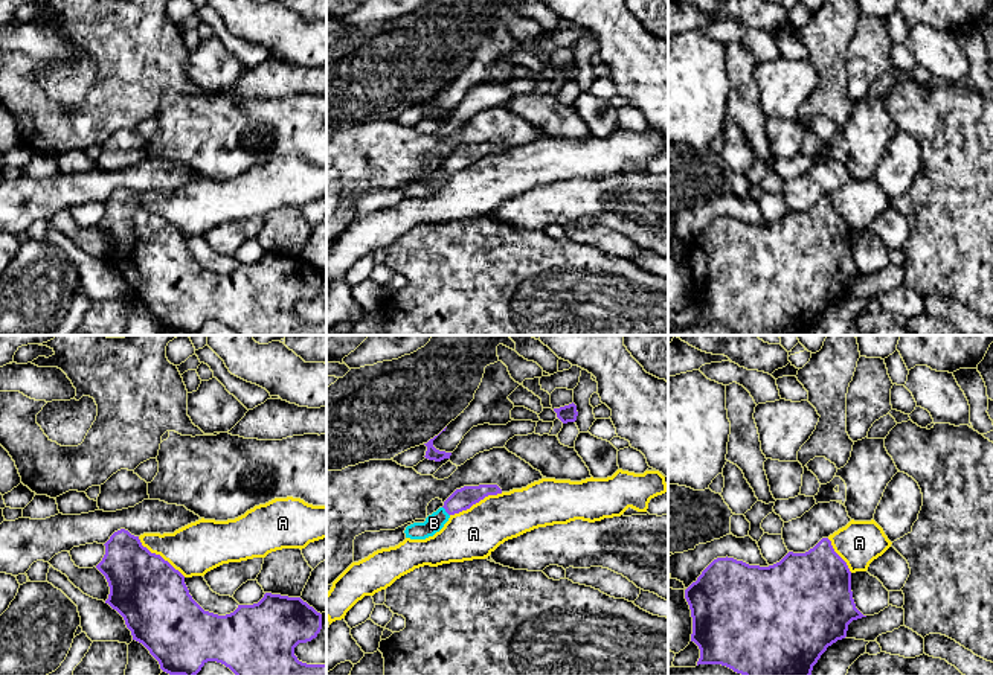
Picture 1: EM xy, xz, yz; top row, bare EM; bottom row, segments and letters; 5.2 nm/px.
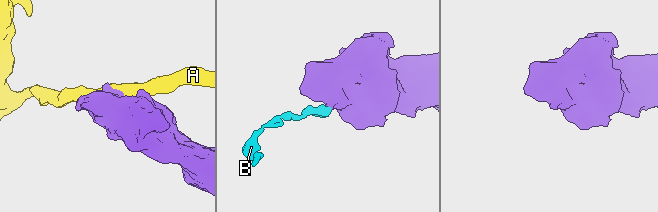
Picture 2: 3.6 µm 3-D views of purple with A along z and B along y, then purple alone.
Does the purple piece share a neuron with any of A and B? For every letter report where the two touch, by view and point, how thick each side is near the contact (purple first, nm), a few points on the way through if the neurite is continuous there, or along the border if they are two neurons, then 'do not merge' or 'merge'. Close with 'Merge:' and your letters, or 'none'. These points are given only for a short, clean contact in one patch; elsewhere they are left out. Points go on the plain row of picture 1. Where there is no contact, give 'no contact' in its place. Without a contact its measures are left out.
A: meets purple in xz at (476, 160); 120 nm thick on the purple side, 260 nm on the other; border along xz (502, 151), (485, 154), (469, 166), (450, 174); do not merge
B: meets purple in xz at (446, 169); 120 nm thick on the purple side, 100 nm on the other; runs through xz (462, 157), (446, 169), (433, 182); merge
Merge: B

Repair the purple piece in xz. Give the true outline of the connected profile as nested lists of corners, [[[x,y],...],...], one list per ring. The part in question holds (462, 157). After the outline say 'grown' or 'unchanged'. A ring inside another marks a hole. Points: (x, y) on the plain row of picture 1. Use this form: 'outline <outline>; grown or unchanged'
outline [[[497,143],[464,145],[456,148],[445,160],[444,165],[429,174],[424,181],[413,181],[406,186],[406,197],[426,198],[439,190],[448,177],[455,172],[470,168],[488,154],[502,152]]]; grown

